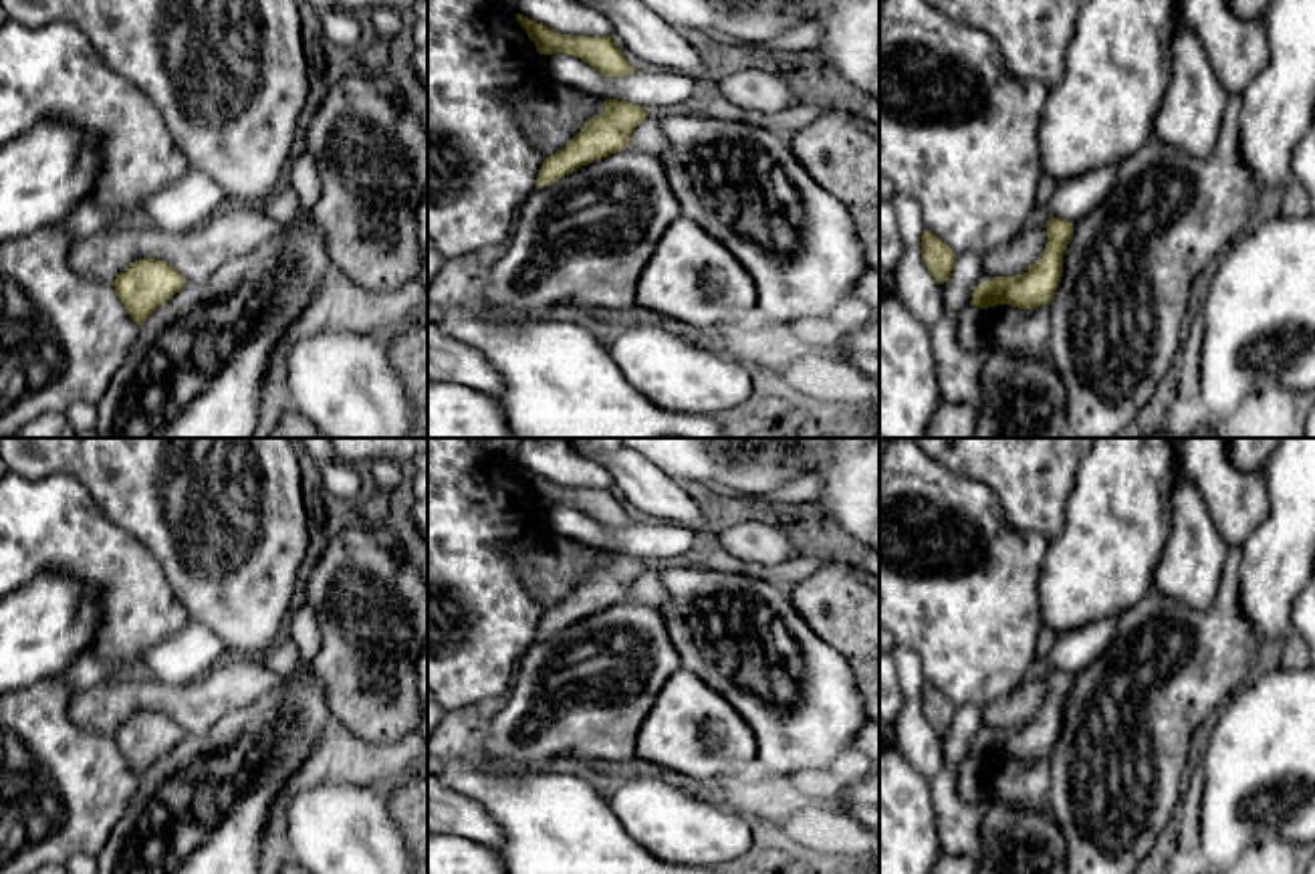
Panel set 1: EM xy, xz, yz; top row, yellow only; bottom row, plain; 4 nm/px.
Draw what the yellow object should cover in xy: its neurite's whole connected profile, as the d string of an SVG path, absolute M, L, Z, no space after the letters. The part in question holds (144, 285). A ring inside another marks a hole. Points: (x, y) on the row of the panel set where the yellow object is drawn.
M139 258L127 264L113 281L117 297L137 325L184 285L186 279L173 266L155 258Z

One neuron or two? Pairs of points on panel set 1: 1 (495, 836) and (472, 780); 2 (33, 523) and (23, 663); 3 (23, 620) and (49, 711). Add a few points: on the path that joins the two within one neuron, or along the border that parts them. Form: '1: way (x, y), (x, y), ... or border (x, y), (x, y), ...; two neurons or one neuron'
1: border (448, 786), (497, 822), (497, 848); two neurons
2: border (75, 578), (63, 572), (39, 572), (21, 588); two neurons
3: border (55, 677), (21, 689); two neurons

